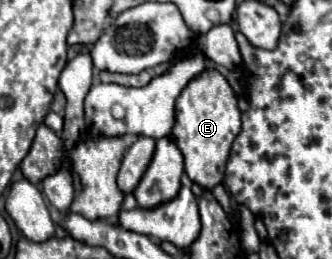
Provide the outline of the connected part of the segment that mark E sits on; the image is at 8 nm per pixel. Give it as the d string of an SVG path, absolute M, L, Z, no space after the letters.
M209 66L183 88L175 104L175 114L177 122L171 138L177 142L177 148L185 158L185 172L201 188L211 190L221 184L231 144L241 132L241 112L233 88L217 68Z

